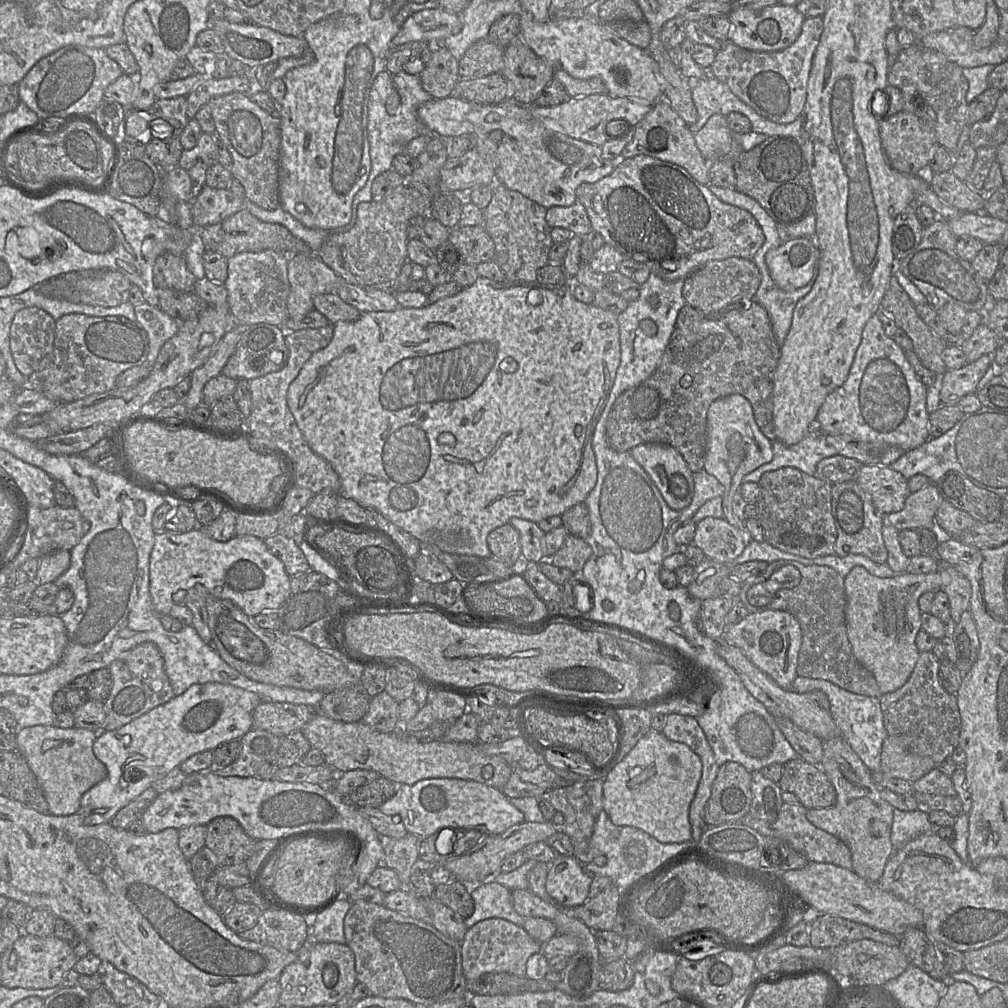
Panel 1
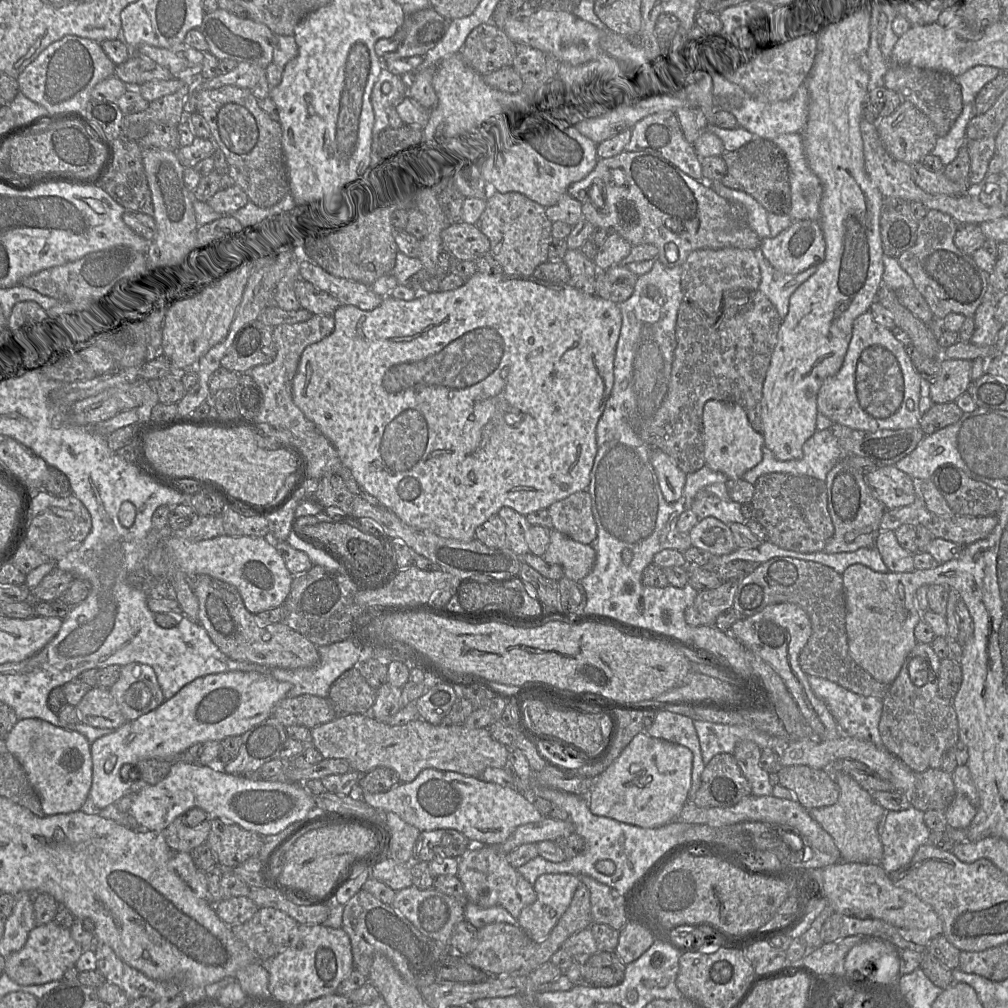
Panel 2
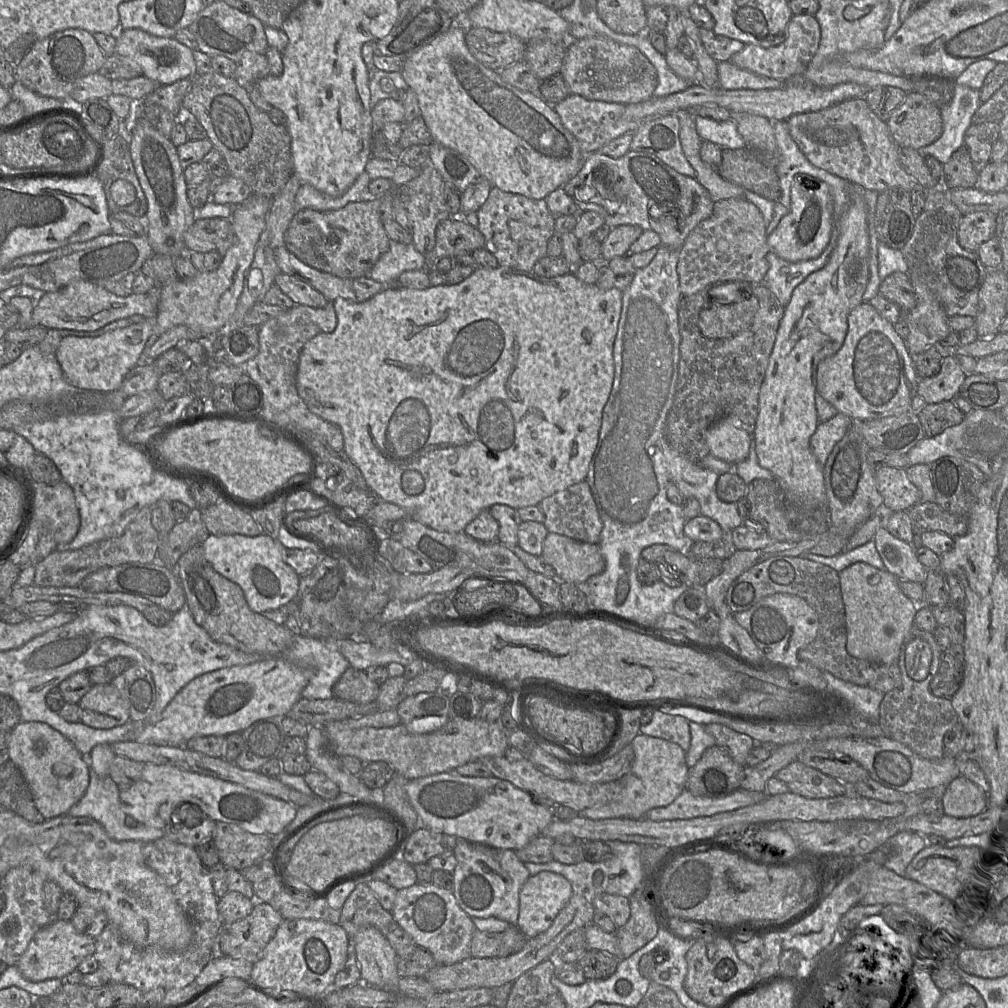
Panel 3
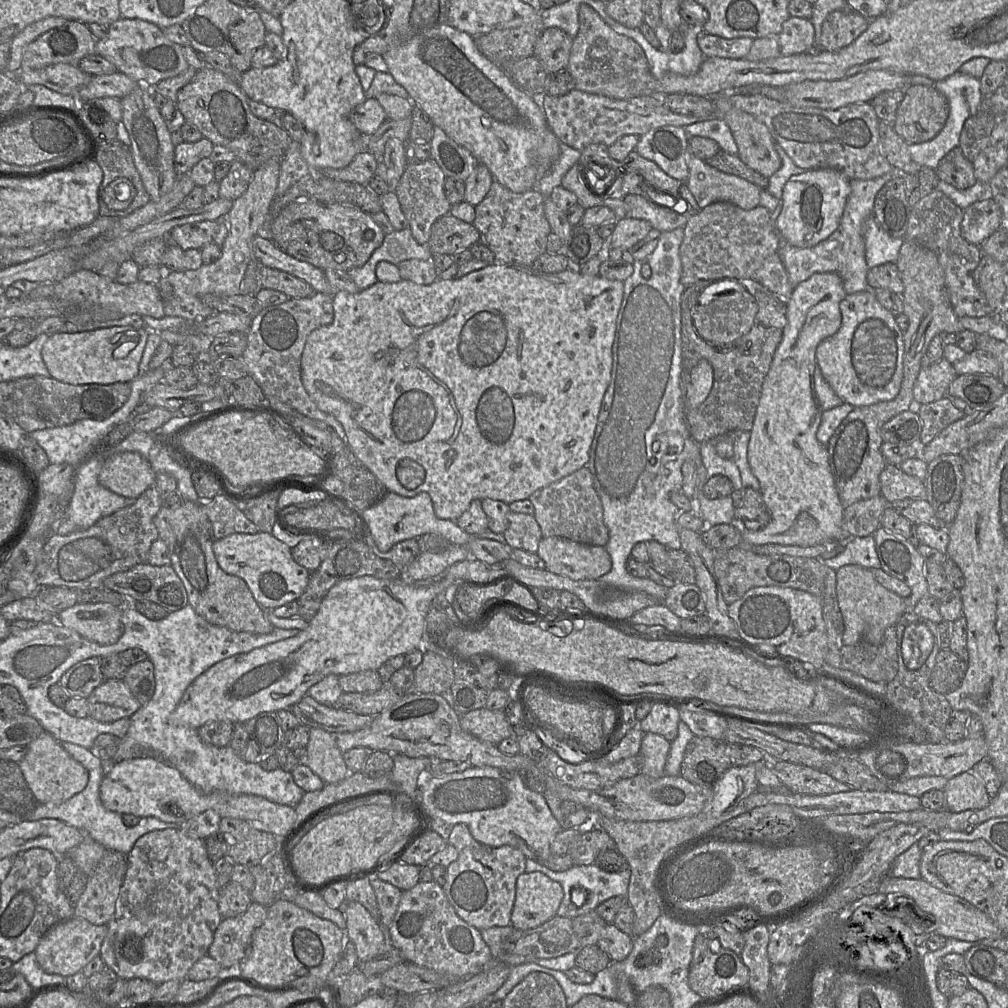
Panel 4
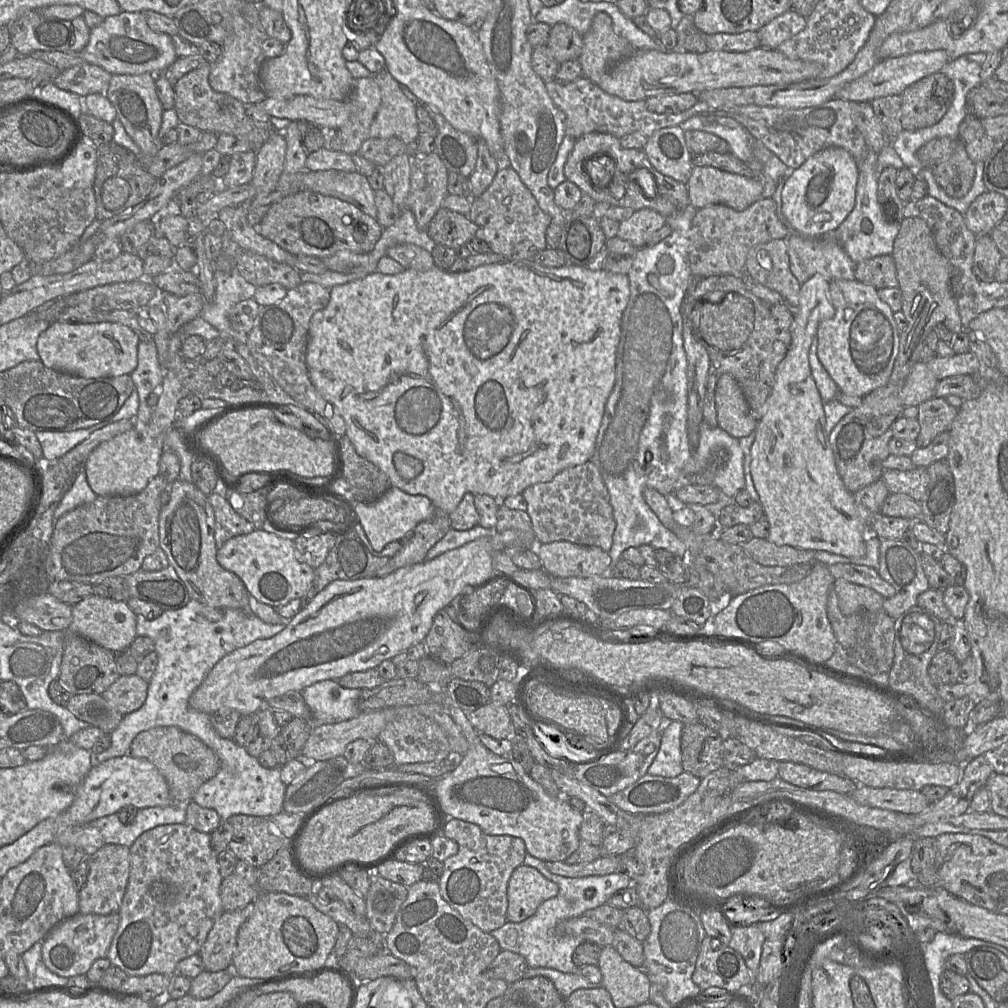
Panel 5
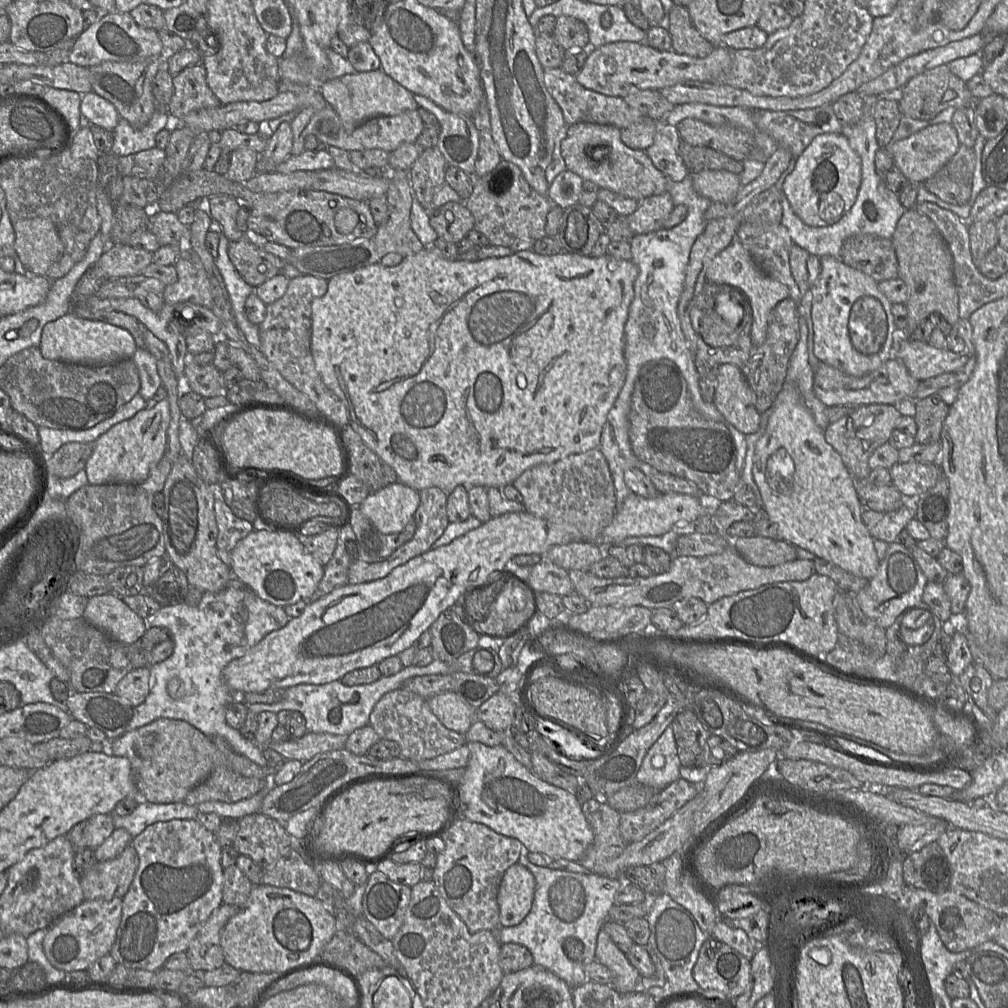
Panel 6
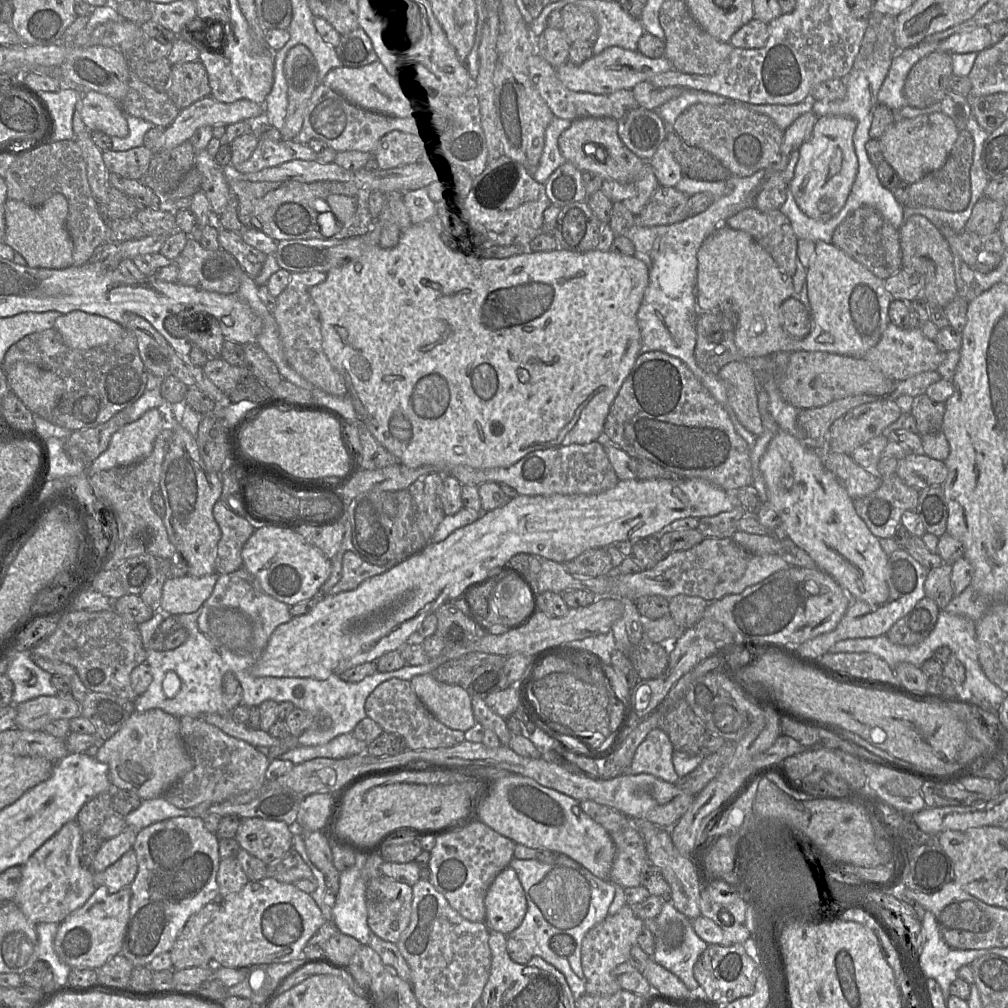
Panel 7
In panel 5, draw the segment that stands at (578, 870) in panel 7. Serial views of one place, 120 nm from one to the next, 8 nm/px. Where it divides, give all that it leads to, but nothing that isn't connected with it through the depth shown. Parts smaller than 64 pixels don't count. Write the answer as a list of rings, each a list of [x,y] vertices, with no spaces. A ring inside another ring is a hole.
[[[526,854],[523,865],[537,869],[543,876],[559,887],[557,896],[544,901],[536,912],[524,921],[514,923],[507,921],[502,927],[490,932],[498,941],[501,950],[515,952],[523,956],[528,967],[544,967],[558,970],[563,973],[579,974],[579,968],[572,960],[574,950],[584,941],[581,938],[569,935],[557,935],[557,925],[566,919],[582,916],[587,910],[597,908],[617,891],[633,885],[632,880],[623,873],[612,873],[603,876],[564,877],[550,872],[544,861]],[[594,890],[591,898],[585,892]]]

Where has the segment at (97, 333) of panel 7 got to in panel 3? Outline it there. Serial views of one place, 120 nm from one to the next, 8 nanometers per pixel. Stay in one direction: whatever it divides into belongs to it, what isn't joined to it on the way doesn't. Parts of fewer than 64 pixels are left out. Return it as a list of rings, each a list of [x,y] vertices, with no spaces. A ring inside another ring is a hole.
[[[155,319],[115,329],[98,337],[66,336],[58,345],[55,357],[66,379],[74,386],[111,392],[118,390],[126,375],[142,360],[146,342],[155,333]]]

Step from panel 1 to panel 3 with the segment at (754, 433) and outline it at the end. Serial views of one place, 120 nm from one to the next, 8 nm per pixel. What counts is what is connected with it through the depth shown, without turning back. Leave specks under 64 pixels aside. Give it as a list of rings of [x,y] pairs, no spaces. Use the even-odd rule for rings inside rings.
[[[726,417],[712,423],[706,433],[709,453],[732,465],[748,457],[751,440],[752,435],[737,427],[732,418]]]

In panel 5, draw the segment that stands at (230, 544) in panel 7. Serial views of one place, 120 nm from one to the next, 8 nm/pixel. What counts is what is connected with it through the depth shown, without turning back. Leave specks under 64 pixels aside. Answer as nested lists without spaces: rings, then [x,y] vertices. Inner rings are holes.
[[[212,492],[208,501],[215,515],[214,537],[217,548],[235,536],[249,534],[255,530],[253,524],[240,516],[218,492]]]

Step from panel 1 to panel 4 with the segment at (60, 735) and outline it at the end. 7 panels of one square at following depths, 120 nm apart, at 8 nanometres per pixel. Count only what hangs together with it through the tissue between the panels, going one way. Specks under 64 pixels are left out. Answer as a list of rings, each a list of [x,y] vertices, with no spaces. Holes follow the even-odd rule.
[[[45,731],[27,746],[24,758],[18,764],[37,804],[60,804],[81,792],[88,784],[87,770]]]

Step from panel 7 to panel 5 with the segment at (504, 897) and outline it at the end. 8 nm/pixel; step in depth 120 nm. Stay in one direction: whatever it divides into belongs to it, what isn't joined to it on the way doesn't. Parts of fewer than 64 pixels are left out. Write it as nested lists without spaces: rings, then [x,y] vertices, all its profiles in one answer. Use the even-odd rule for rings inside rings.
[[[520,865],[512,873],[507,887],[507,921],[518,923],[532,916],[546,900],[557,896],[559,887],[537,869]]]

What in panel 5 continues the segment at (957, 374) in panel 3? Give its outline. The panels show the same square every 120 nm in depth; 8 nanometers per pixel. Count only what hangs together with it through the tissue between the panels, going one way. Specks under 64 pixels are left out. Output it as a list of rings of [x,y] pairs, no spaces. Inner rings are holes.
[[[926,361],[914,364],[900,392],[900,398],[905,407],[919,406],[921,403],[935,397],[939,379],[927,366]]]

